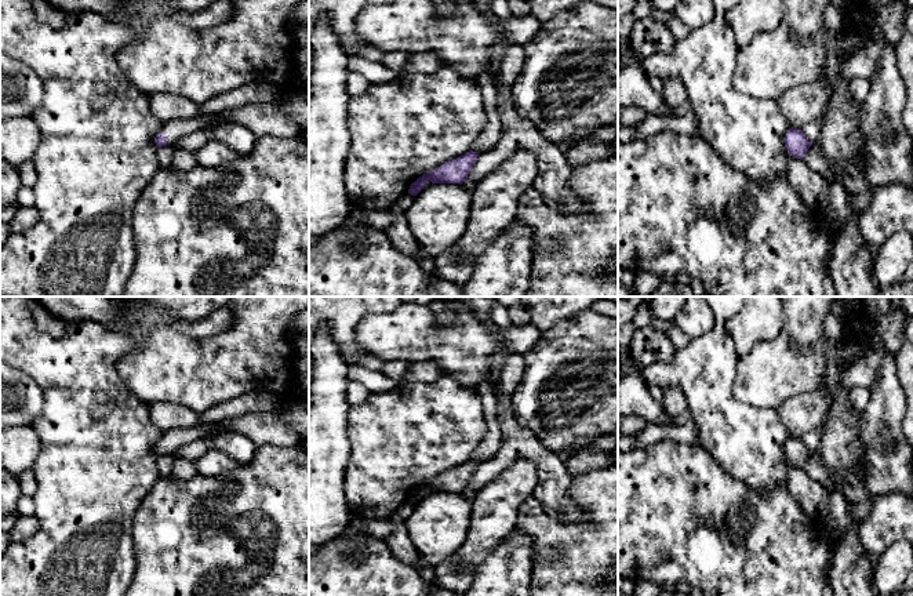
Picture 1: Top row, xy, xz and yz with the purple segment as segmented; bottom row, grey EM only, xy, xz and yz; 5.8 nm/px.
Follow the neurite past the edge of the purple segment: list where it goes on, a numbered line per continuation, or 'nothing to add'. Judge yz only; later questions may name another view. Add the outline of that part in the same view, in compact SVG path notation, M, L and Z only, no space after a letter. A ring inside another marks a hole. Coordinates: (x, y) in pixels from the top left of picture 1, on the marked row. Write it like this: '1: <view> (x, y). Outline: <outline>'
nothing to add

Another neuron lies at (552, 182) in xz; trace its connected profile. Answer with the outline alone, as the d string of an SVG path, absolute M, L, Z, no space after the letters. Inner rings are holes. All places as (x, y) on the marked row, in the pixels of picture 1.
M496 90L496 110L501 120L501 138L491 150L477 157L462 185L472 192L508 157L519 149L525 149L536 157L538 174L532 188L543 201L552 210L585 211L585 204L570 188L572 167L565 159L564 148L549 142L538 128L517 113L510 92Z

